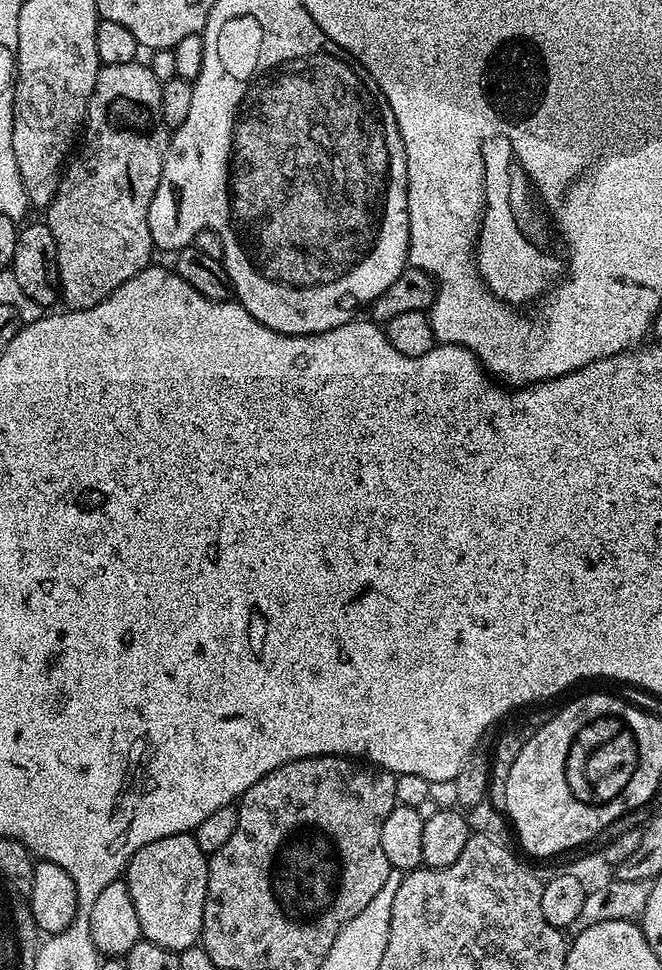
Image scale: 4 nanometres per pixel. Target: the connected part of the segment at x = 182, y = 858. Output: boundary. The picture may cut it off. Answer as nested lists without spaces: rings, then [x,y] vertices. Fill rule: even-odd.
[[[187,832],[150,842],[132,855],[126,869],[126,883],[134,910],[138,910],[143,939],[177,954],[197,947],[204,925],[208,861],[195,835]]]

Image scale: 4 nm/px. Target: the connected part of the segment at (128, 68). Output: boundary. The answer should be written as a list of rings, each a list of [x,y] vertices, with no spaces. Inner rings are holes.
[[[140,63],[105,64],[101,67],[98,82],[94,82],[94,94],[88,103],[88,114],[82,129],[82,143],[79,145],[79,148],[81,147],[80,153],[78,153],[78,148],[75,153],[75,156],[77,155],[76,161],[74,161],[74,156],[71,163],[63,169],[60,177],[60,188],[56,192],[54,202],[46,210],[46,216],[48,216],[46,217],[46,223],[50,234],[54,234],[54,242],[58,250],[58,262],[56,265],[60,275],[60,296],[62,300],[68,303],[65,305],[74,312],[102,302],[107,296],[114,294],[114,290],[118,290],[118,286],[122,286],[122,282],[126,282],[134,274],[138,274],[143,268],[149,267],[153,263],[154,237],[150,234],[148,211],[150,210],[150,202],[156,197],[158,182],[164,178],[164,159],[170,147],[170,124],[168,128],[167,122],[164,121],[164,92],[160,89],[163,88],[162,81],[155,77],[147,63]]]

